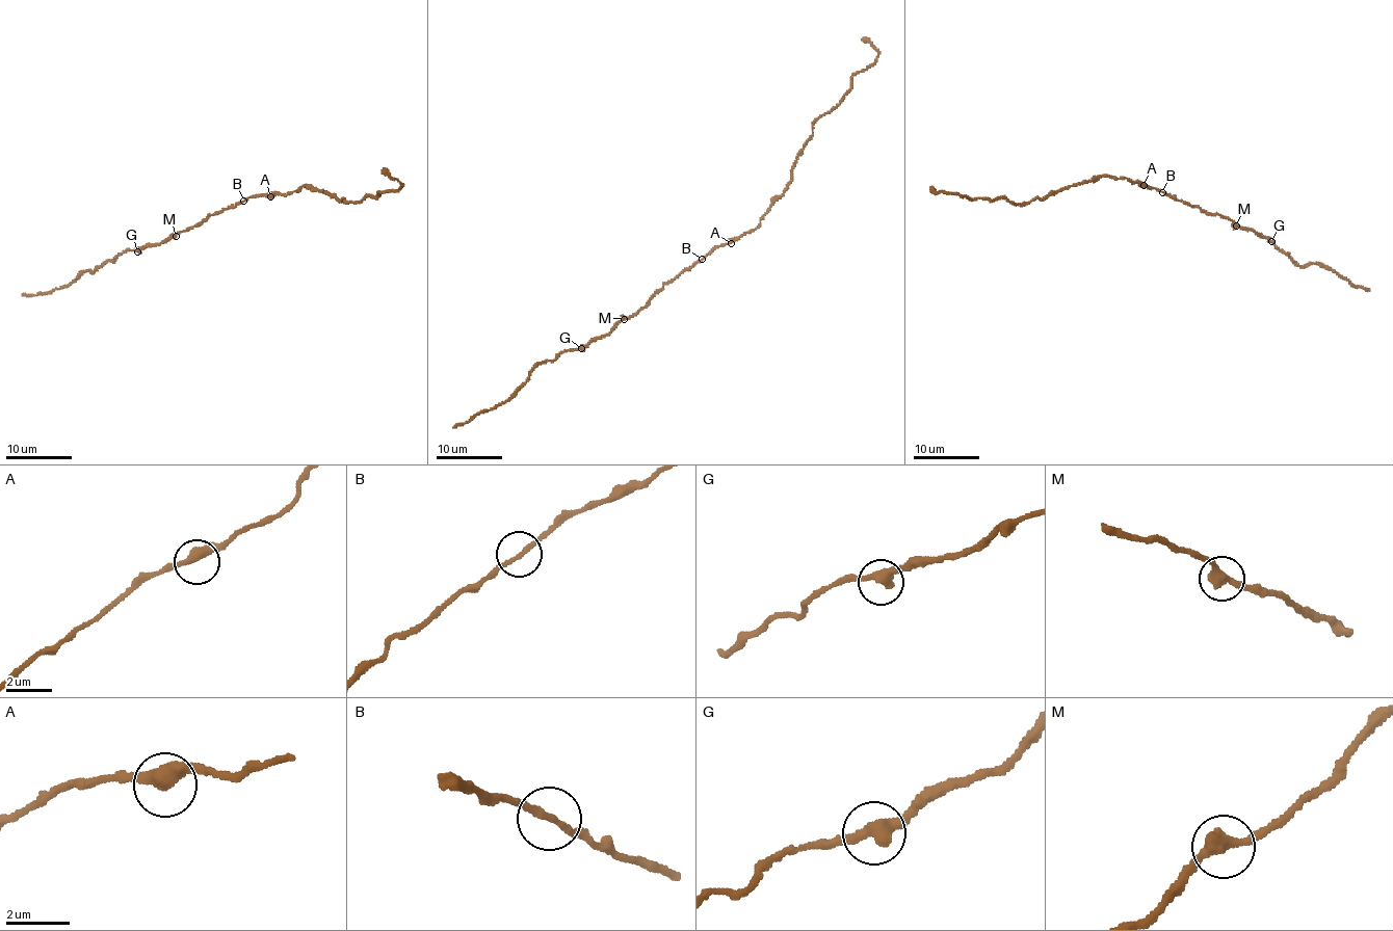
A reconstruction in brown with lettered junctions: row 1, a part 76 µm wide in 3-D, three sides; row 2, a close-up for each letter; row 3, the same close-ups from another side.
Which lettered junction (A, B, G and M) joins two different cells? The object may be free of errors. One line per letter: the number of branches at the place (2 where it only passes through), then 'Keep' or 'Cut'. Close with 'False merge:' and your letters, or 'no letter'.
A: Branches: 2. Keep
B: Branches: 2. Keep
G: Branches: 2. Keep
M: Branches: 2. Keep
False merge: no letter

